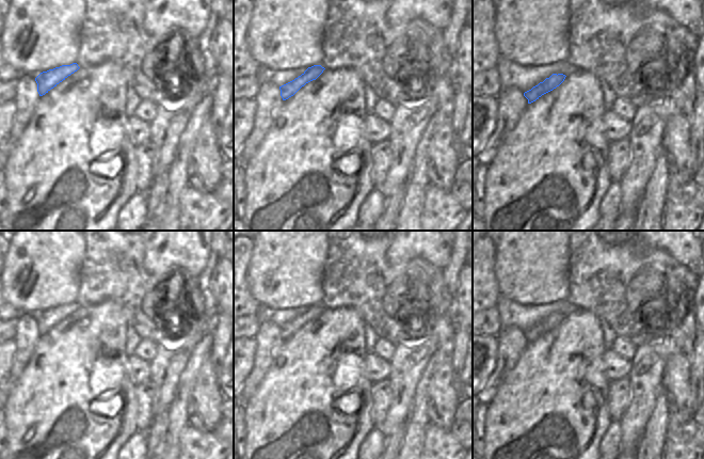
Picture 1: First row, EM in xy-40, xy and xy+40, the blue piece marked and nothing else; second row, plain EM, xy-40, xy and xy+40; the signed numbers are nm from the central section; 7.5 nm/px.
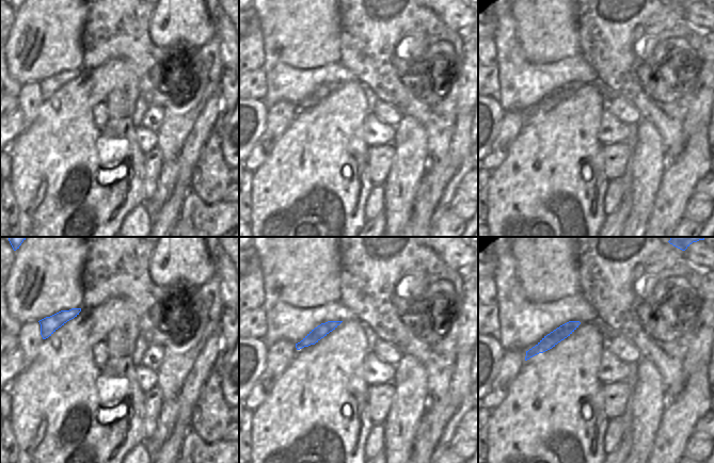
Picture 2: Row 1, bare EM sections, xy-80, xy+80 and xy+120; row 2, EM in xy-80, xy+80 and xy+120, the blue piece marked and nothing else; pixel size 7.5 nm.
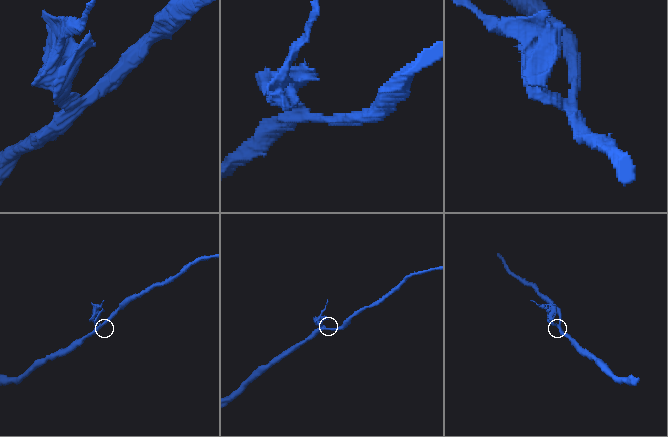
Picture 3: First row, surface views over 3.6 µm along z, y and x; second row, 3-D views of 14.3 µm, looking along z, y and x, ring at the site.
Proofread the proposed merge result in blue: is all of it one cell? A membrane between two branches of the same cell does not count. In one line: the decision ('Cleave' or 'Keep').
Cleave.

